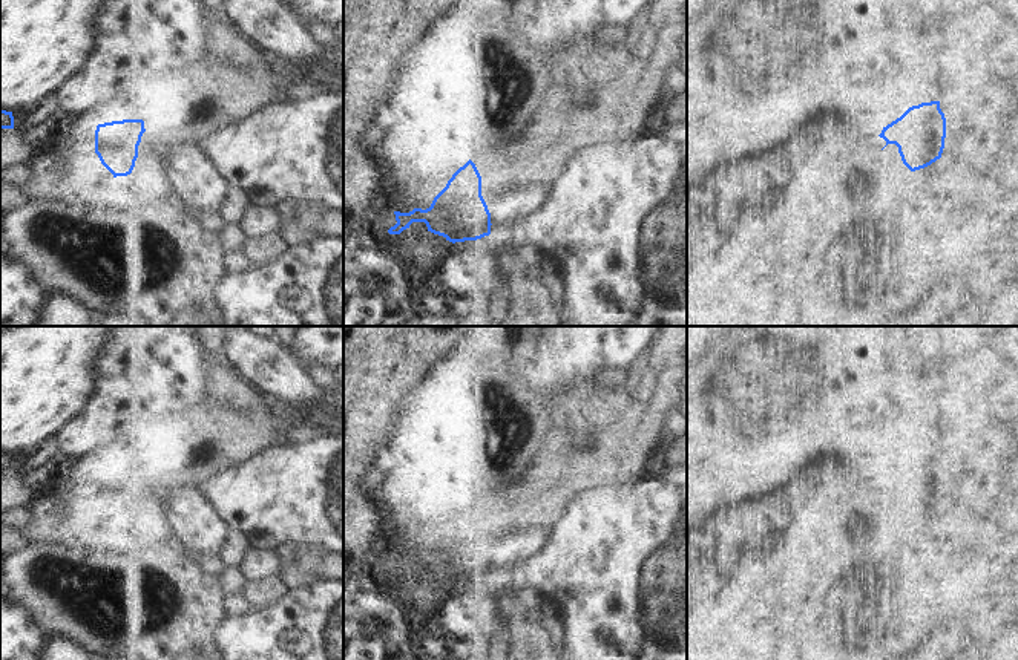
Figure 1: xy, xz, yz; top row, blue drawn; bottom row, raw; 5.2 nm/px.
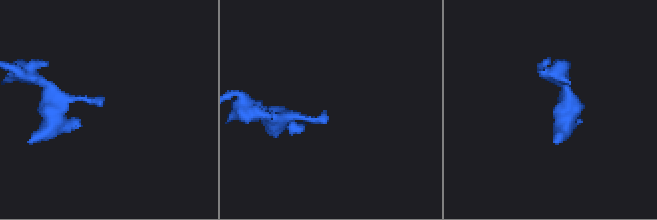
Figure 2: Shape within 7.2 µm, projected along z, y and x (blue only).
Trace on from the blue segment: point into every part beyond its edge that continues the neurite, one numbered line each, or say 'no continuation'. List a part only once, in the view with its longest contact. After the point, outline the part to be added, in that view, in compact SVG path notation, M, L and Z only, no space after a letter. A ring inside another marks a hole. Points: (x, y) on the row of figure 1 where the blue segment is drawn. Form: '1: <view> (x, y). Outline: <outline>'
1: xz (505, 204). Outline: M481 178L481 196L491 213L491 224L521 221L546 205L552 185L529 184L521 188L506 187Z

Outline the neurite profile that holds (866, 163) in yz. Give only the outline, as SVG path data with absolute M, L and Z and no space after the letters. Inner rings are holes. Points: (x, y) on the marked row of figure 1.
M880 136L868 138L854 150L849 164L845 165L848 178L885 179L891 178L891 168L882 165L882 149L886 141Z

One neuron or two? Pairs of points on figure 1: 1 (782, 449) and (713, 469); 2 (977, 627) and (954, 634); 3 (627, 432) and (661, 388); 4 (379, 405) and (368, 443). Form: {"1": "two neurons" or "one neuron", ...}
{"1": "one neuron", "2": "two neurons", "3": "one neuron", "4": "one neuron"}

